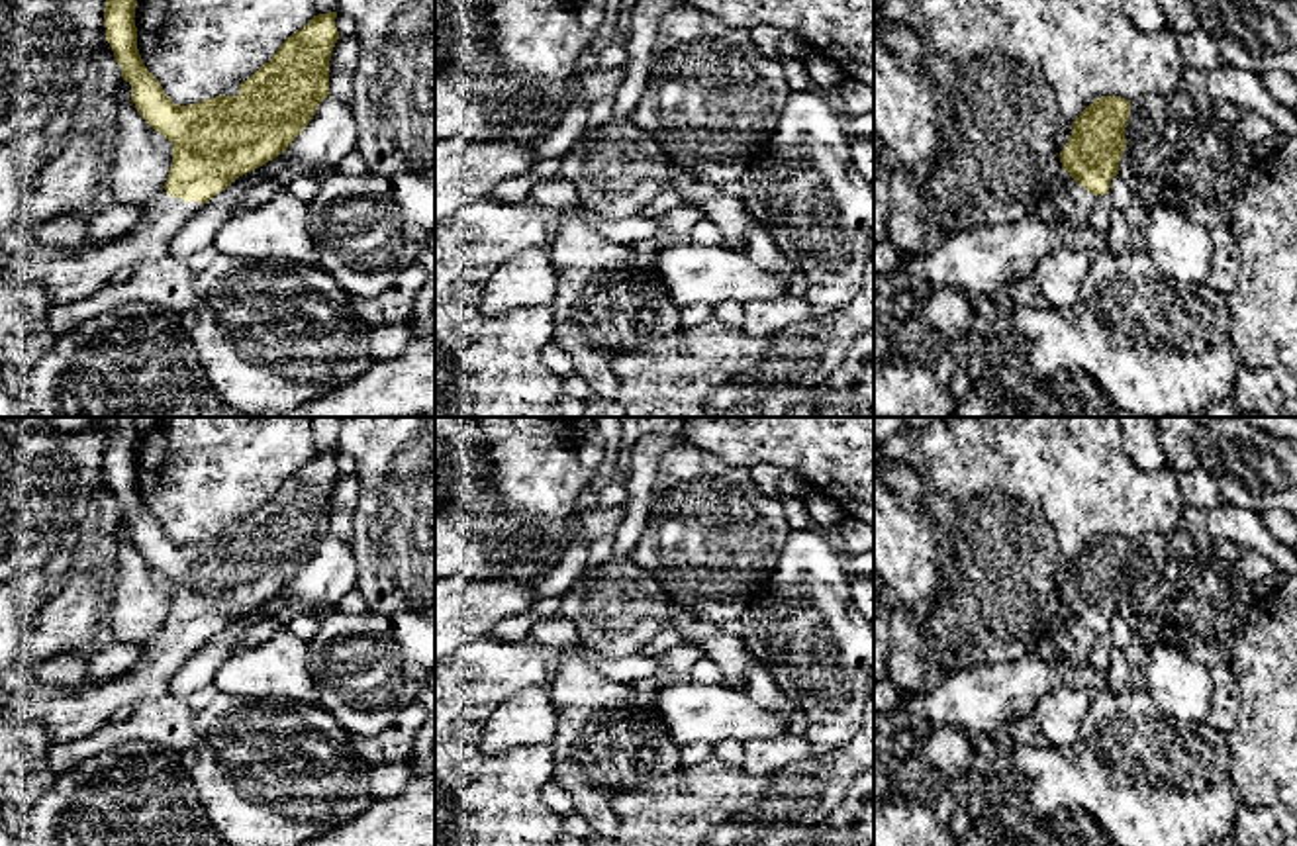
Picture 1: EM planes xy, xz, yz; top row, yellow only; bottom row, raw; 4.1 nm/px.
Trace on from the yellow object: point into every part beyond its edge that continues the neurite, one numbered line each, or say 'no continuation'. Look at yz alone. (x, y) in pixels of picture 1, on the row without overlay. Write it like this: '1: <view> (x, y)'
1: yz (1066, 639)

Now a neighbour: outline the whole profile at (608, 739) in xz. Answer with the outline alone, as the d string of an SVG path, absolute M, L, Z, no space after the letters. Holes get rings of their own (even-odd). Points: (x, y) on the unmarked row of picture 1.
M582 644L558 652L549 678L551 701L558 727L551 742L554 752L552 781L572 799L600 836L615 838L619 819L613 799L647 779L682 768L680 746L668 736L664 721L654 713L656 693L641 693L629 683L619 683L601 674Z

